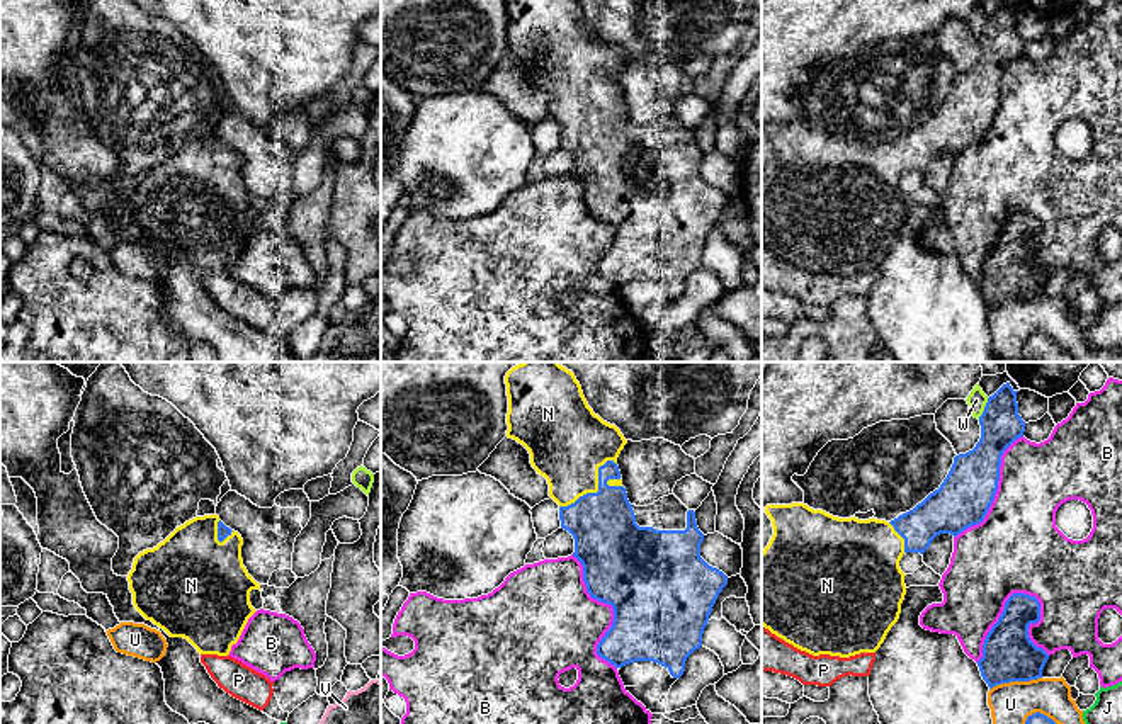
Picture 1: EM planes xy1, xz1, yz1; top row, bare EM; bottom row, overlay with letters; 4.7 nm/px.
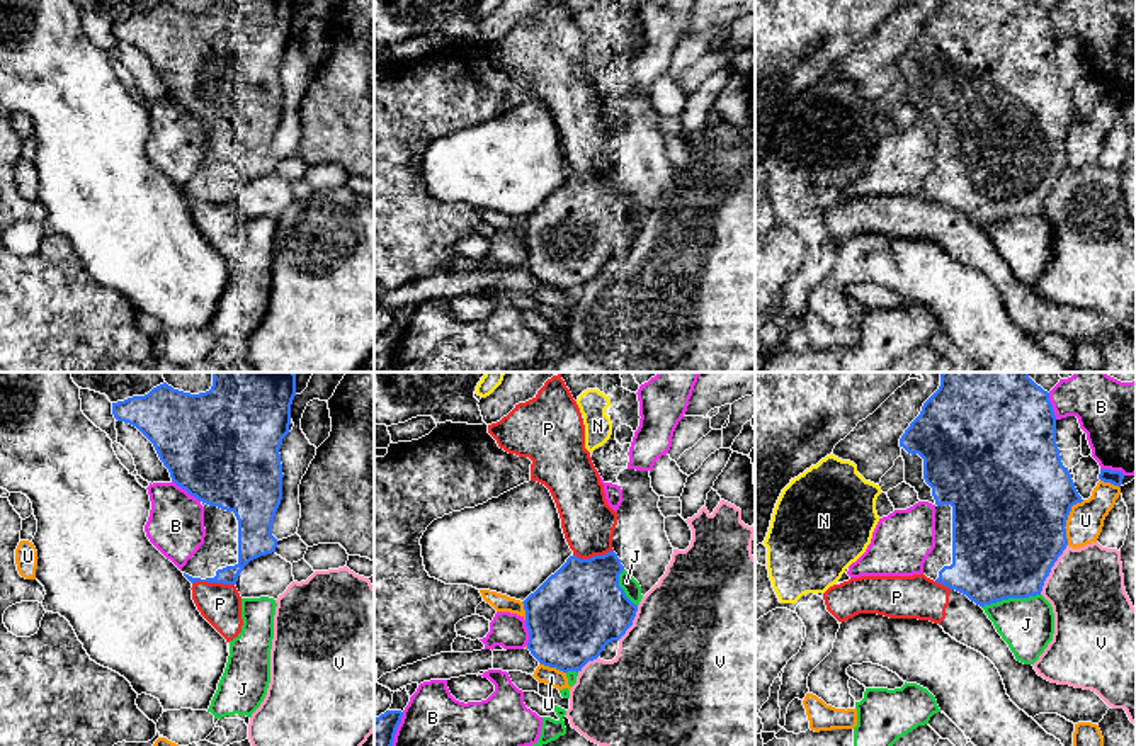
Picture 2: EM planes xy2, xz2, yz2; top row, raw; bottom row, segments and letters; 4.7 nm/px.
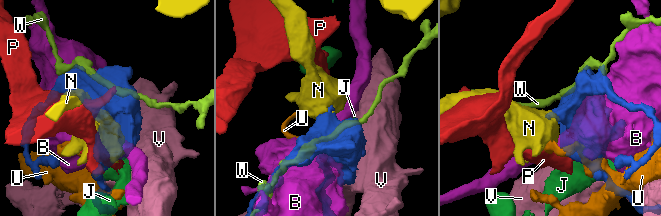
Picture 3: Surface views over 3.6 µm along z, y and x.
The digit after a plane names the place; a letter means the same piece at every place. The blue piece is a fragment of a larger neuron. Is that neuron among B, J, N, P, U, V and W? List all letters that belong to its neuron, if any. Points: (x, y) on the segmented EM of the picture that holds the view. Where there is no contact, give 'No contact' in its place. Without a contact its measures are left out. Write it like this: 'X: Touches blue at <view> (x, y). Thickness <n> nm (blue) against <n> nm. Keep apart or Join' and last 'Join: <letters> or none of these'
B: Touches blue at yz1 (1000, 617). Thickness 260 nm (blue) against 360 nm. Keep apart
J: Touches blue at yz2 (1011, 597). Thickness 500 nm (blue) against 260 nm. Keep apart
N: Touches blue at xz1 (599, 490). Thickness 320 nm (blue) against 340 nm. Join
P: Touches blue at xy2 (213, 582). Thickness 130 nm (blue) against 190 nm. Keep apart
U: Touches blue at yz1 (1015, 680). Thickness 260 nm (blue) against 190 nm. Keep apart
V: Touches blue at yz2 (1050, 570). Thickness 500 nm (blue) against 360 nm. Keep apart
W: Touches blue at yz1 (985, 408). Thickness 190 nm (blue) against 90 nm. Keep apart
Join: N

